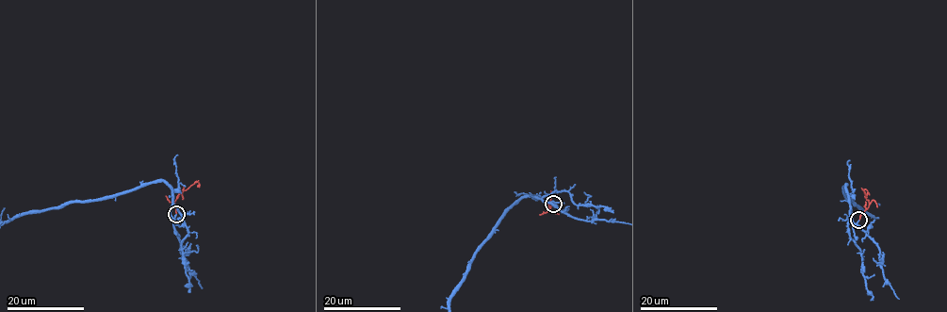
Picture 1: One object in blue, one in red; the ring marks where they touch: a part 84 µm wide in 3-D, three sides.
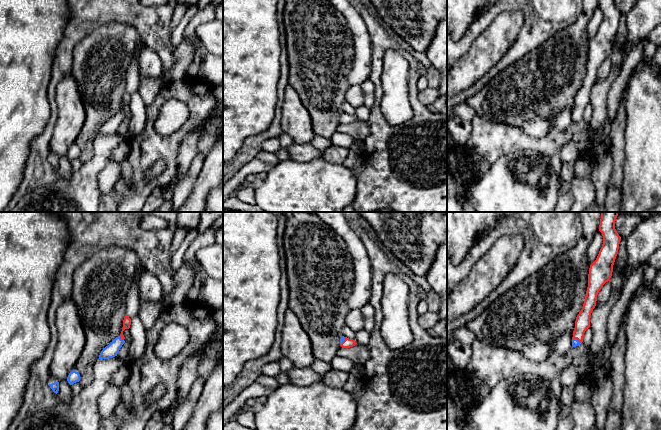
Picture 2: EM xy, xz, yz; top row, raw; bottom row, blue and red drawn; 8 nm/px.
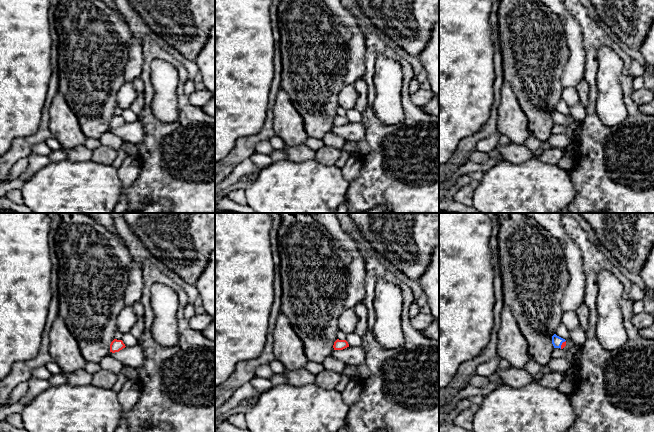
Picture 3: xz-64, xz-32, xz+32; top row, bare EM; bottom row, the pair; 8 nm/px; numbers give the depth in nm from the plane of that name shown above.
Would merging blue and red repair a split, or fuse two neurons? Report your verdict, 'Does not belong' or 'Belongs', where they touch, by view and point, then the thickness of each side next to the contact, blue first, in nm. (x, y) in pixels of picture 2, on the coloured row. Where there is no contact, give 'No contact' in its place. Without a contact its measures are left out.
Belongs. Touches blue at xy (120, 338). Thickness 110 nm (blue) against 60 nm

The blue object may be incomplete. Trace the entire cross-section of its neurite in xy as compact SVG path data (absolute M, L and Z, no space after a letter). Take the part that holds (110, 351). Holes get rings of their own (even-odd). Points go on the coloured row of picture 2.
M125 315L121 334L118 337L116 337L108 346L103 348L103 350L99 355L99 359L109 359L117 356L120 348L125 343L124 341L125 337L123 335L123 331L125 329L129 329L130 325L131 325L131 319L127 315Z

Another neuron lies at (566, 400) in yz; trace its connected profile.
M574 386L562 388L559 404L560 404L560 414L563 417L571 413L573 403L574 403Z

